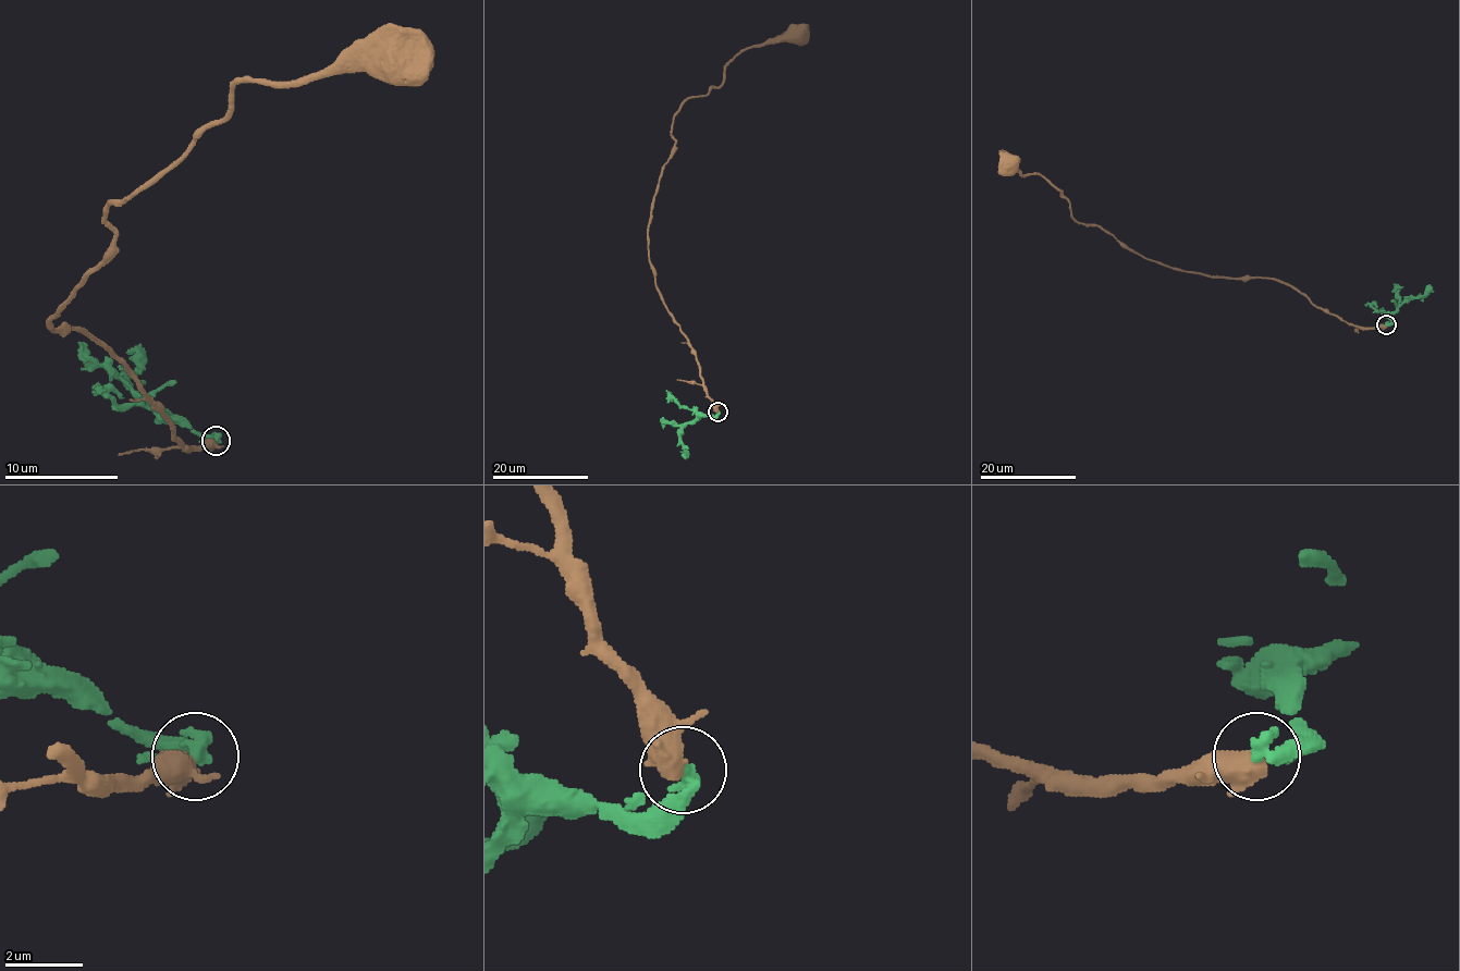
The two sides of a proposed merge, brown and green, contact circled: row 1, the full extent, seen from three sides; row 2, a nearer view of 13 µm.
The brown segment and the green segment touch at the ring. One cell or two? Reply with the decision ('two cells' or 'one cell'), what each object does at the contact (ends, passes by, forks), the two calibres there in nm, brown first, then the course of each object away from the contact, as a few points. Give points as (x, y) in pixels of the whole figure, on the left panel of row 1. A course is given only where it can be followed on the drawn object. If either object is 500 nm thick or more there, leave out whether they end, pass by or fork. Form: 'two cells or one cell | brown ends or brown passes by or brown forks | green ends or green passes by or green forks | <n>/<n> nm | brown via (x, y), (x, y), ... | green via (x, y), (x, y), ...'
two cells | brown passes by | green ends | 460/400 nm | brown via (217, 442), (174, 437), (106, 346), (49, 323), (106, 258), (106, 209), (220, 124), (242, 81), (407, 61) | green via (217, 440), (166, 417), (132, 389), (129, 377), (139, 343)

